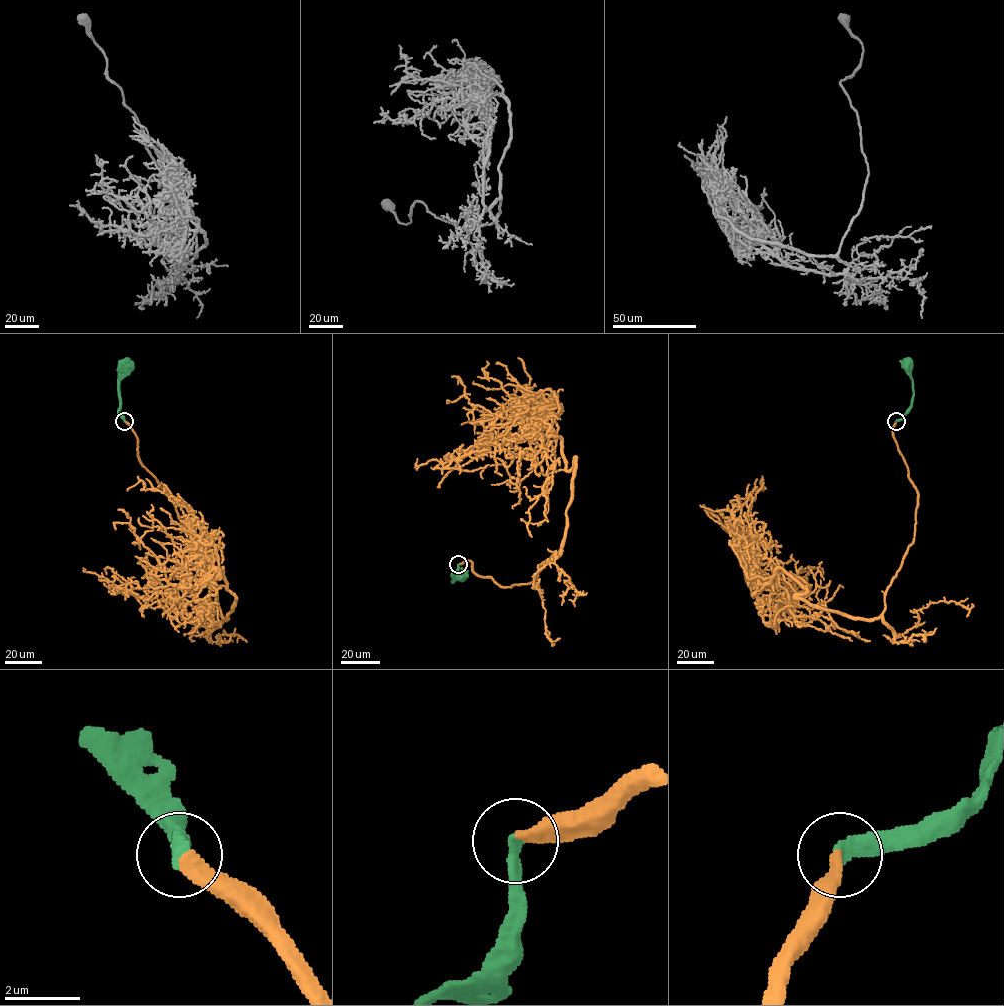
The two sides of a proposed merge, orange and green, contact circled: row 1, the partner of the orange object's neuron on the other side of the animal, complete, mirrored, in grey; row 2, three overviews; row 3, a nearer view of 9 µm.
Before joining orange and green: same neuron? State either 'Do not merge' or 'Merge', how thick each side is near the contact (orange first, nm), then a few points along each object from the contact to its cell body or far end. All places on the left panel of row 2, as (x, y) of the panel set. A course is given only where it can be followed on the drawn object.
Merge. Thickness 380 nm (orange) against 420 nm. Course of orange: (124, 420), (227, 618), (236, 597), (194, 532), (197, 519), (141, 480), (127, 490). Course of green: (124, 420), (118, 413), (119, 380), (127, 365)

